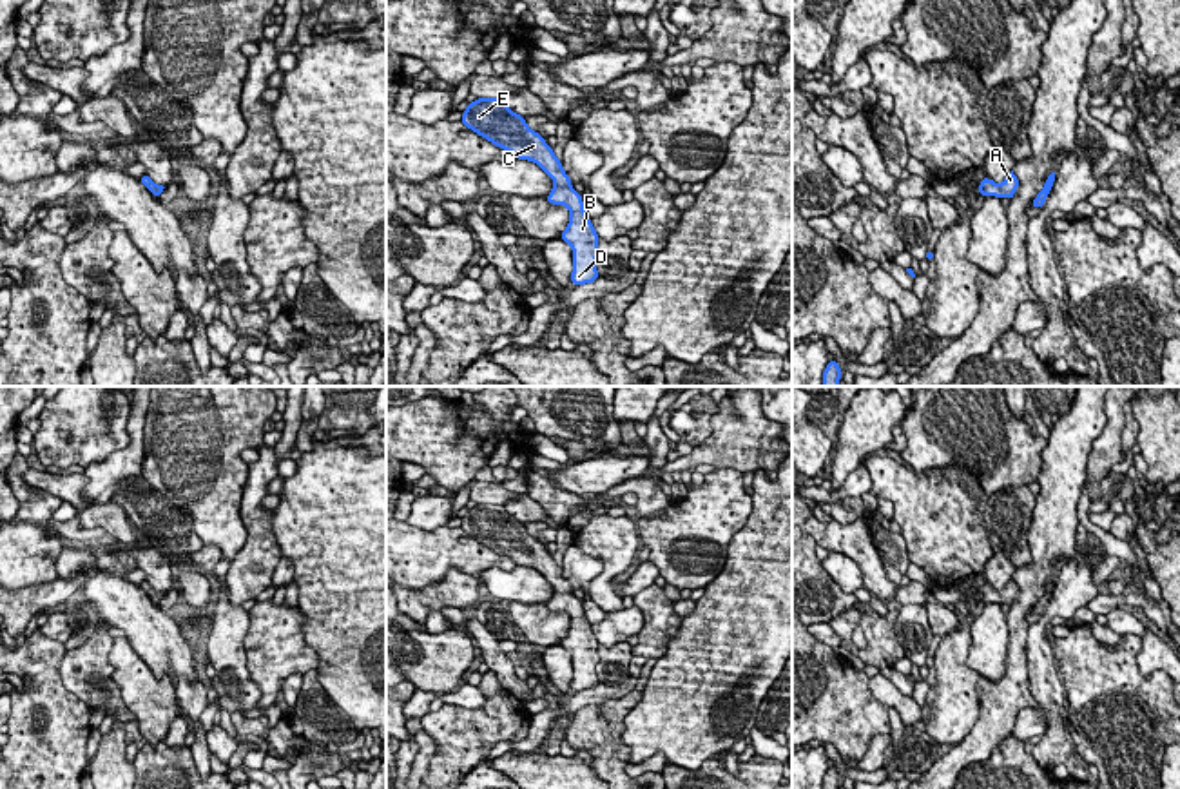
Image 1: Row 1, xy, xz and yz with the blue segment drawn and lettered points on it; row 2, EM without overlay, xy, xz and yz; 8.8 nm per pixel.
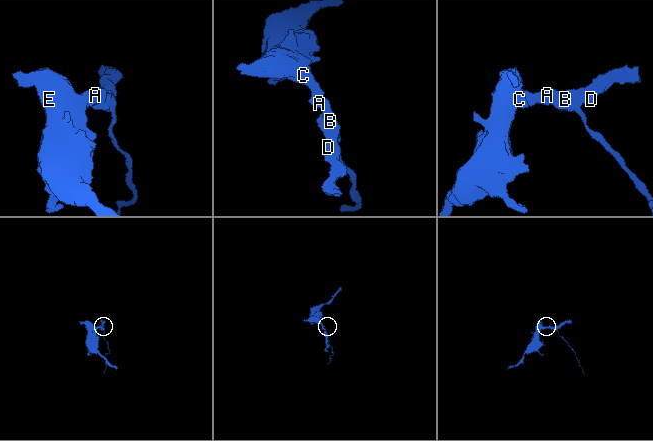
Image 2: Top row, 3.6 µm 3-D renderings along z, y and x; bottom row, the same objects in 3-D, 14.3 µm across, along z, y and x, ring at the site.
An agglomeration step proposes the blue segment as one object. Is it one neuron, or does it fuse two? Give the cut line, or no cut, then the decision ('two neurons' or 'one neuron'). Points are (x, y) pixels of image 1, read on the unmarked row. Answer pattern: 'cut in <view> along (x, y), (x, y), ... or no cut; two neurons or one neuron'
no cut; one neuron

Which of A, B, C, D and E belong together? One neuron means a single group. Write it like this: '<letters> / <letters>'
A B C D E

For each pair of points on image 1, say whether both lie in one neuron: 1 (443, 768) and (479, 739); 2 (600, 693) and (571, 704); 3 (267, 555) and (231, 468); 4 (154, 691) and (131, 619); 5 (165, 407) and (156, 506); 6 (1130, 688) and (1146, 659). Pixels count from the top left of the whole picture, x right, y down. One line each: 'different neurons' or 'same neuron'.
1: same neuron
2: same neuron
3: different neurons
4: different neurons
5: different neurons
6: different neurons

